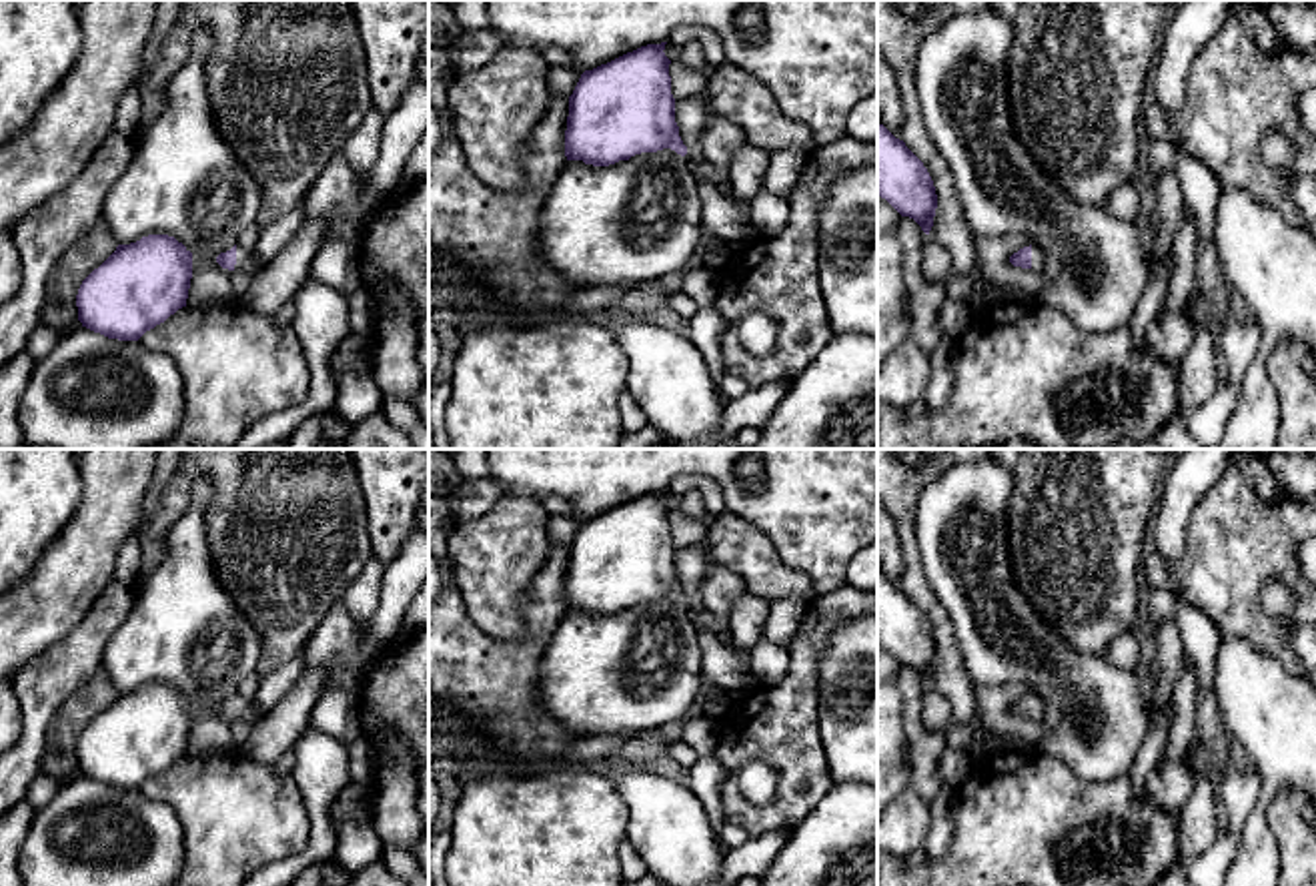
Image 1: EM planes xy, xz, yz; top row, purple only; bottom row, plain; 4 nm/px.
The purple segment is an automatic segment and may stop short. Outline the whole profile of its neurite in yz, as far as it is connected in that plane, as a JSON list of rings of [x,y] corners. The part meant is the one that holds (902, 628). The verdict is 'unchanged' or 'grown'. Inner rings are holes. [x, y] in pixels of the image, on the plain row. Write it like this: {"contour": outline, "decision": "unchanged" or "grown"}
{"contour": [[[877,573],[877,643],[929,684],[937,657],[933,629],[923,611],[883,573]]], "decision": "unchanged"}

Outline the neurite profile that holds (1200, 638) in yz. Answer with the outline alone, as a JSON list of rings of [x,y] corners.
[[[1180,593],[1176,597],[1176,623],[1182,633],[1186,657],[1194,663],[1198,690],[1212,692],[1220,631],[1216,623]]]

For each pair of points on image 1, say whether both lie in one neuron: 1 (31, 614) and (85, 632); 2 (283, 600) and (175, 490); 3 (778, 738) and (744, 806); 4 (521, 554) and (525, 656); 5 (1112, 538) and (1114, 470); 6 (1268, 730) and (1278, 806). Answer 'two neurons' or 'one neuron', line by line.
1: two neurons
2: one neuron
3: one neuron
4: two neurons
5: one neuron
6: two neurons

